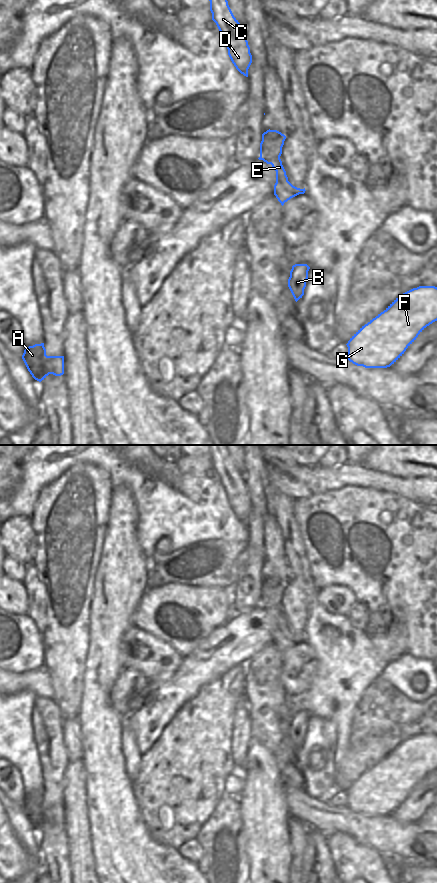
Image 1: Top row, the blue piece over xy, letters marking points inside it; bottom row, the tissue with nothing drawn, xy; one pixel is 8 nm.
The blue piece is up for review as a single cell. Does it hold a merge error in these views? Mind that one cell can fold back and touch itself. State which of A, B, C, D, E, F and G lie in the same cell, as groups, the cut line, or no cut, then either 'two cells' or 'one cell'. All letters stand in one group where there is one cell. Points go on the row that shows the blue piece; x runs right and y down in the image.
groups A B C D E F G; cut none; one cell

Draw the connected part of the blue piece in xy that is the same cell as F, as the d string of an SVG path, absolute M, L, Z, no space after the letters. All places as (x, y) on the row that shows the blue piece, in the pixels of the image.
M419 286L398 296L346 344L348 360L365 368L394 364L430 324L437 321L437 287Z

